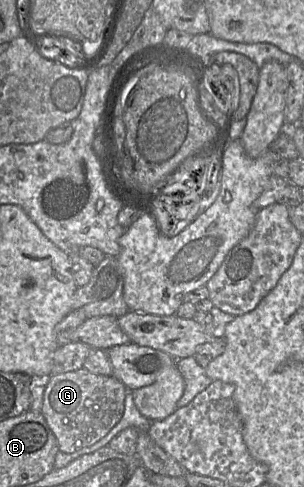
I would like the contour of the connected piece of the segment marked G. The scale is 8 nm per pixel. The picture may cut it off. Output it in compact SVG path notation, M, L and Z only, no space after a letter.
M80 368L45 381L41 414L53 432L58 448L64 453L73 453L91 446L107 435L120 421L128 389L117 378L94 374Z

